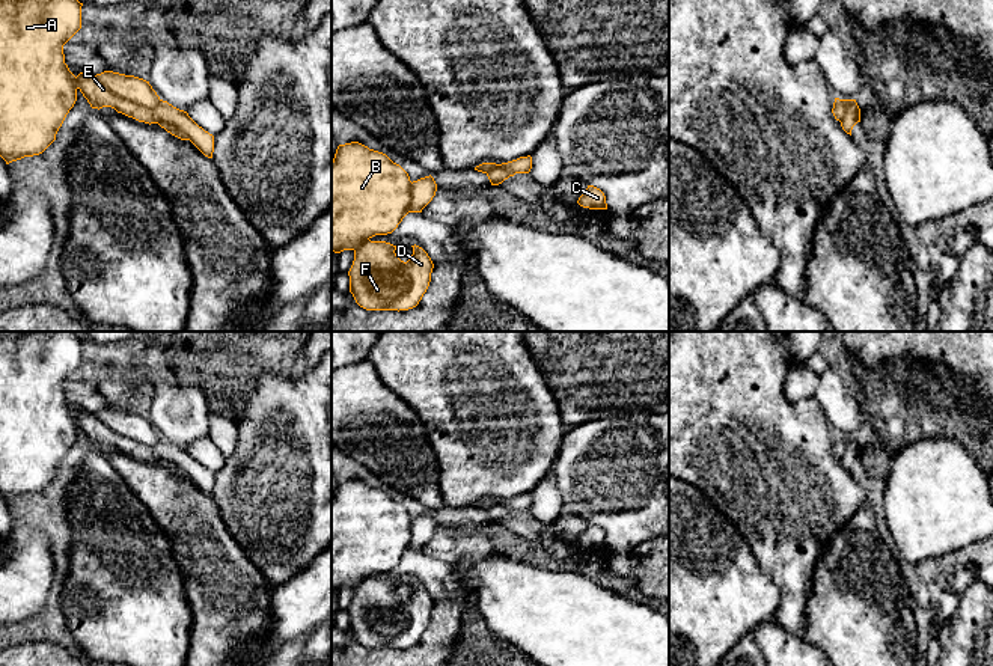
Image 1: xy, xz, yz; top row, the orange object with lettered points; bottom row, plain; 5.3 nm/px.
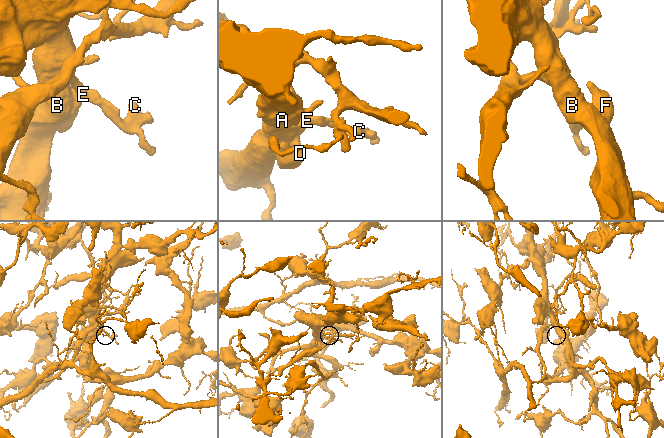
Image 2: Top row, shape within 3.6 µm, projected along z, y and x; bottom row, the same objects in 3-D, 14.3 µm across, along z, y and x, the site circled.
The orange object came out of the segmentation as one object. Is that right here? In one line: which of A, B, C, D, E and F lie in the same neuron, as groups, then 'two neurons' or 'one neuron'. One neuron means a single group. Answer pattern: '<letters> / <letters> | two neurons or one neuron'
A B / C D E F | two neurons

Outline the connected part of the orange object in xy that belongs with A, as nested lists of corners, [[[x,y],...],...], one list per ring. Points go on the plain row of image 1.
[[[0,331],[0,494],[6,502],[42,491],[54,478],[66,452],[77,438],[78,413],[65,401],[63,383],[81,366],[81,344],[72,331]]]

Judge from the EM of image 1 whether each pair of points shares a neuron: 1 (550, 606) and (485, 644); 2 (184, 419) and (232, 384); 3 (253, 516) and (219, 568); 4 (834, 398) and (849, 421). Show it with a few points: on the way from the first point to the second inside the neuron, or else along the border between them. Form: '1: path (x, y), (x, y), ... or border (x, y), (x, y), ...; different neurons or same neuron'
1: border (478, 611), (485, 626), (517, 650); different neurons
2: border (178, 381), (196, 386), (211, 410); different neurons
3: border (217, 510), (226, 529), (258, 568); different neurons
4: path (838, 404), (844, 415); same neuron

